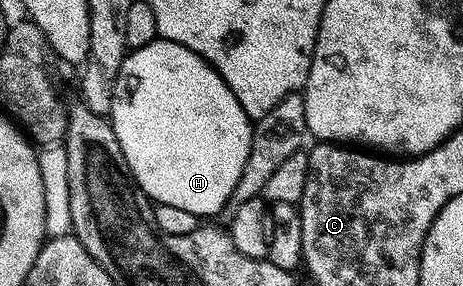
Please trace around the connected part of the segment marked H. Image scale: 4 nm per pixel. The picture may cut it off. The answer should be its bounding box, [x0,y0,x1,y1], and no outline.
[111,36,254,220]

